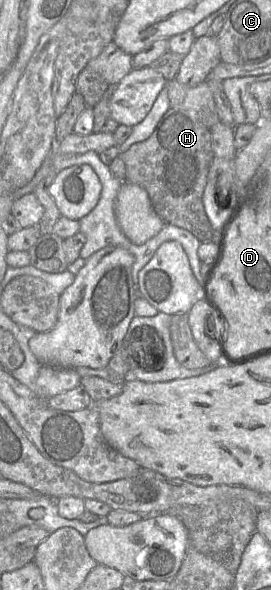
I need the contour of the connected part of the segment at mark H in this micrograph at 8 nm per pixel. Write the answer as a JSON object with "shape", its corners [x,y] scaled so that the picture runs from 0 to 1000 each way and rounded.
{"shape":[[[627,181],[557,231],[439,263],[465,283],[461,307],[539,322],[568,358],[609,378],[705,393],[742,412],[790,407],[790,390],[749,347],[749,327],[786,269],[782,231],[716,192]]]}

